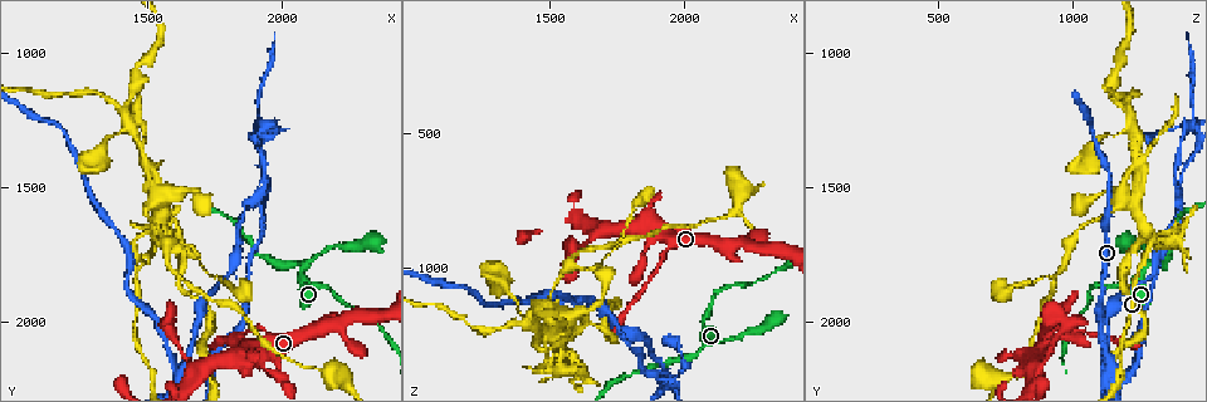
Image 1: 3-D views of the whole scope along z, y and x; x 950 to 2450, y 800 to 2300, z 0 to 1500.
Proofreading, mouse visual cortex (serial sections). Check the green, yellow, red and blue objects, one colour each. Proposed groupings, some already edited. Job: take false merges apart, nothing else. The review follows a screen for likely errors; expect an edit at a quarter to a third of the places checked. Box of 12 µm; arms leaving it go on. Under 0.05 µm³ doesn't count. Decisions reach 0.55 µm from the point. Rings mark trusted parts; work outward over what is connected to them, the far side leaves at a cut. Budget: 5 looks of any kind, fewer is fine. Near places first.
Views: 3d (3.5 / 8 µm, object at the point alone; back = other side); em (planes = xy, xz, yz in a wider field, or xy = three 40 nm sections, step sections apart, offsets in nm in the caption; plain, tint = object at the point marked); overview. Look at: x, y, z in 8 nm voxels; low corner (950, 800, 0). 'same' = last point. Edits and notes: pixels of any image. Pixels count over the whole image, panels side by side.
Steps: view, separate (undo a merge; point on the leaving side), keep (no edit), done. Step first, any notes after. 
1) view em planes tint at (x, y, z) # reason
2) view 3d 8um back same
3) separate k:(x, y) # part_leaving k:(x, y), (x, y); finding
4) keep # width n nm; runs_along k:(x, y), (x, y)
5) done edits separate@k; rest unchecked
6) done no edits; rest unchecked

view 3d 3.5um at (1610, 2160, 1140) # four arms meet

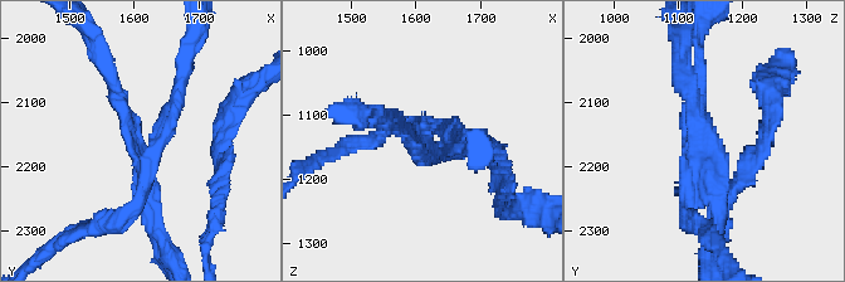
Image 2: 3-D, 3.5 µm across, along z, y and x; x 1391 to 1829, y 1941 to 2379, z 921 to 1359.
view em xy step 5 tint at (1605, 2165, 1150) # arms 4; arm_widths 200, 200, 200, 200 nm

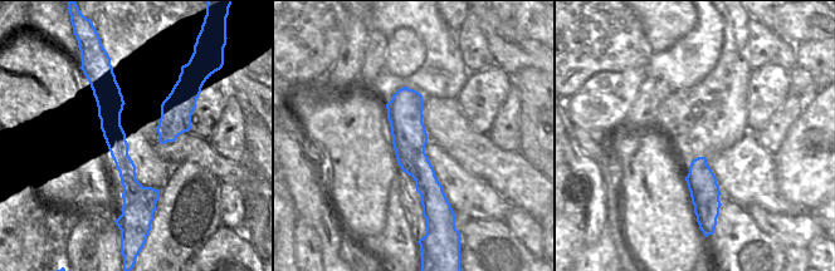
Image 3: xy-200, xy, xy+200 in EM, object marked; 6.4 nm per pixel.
separate 2:(116, 218) # part_leaving 2:(142, 163), (165, 136), (185, 54); two cells meet here

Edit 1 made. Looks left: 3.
view 3d 3.5um at (1540, 1660, 1280) # narrows sharply

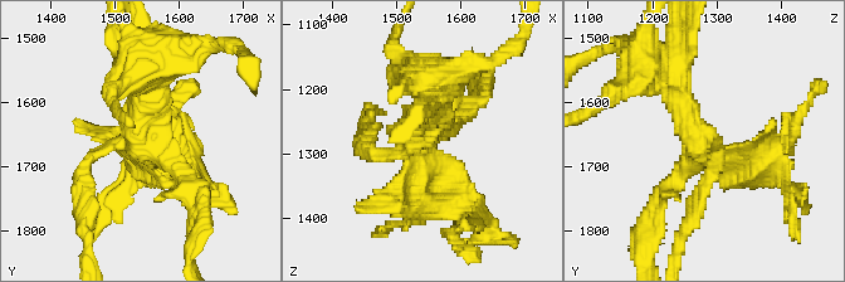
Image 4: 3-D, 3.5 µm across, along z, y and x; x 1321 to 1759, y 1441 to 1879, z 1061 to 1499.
view em xy step 2 tint at (1535, 1655, 1270)

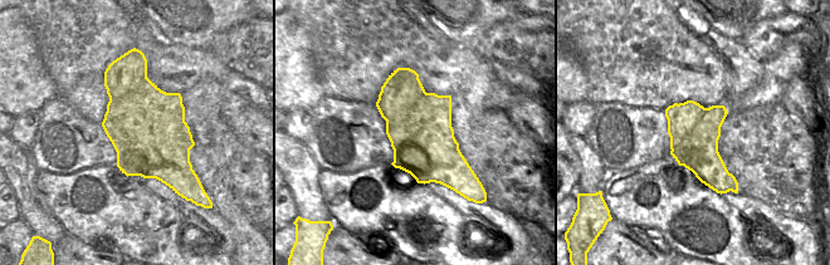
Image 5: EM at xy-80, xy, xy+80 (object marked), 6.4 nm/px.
separate 4:(394, 84) # width 420 nm; part_leaving 4:(702, 141), (670, 83), (631, 79); a second cell is stuck on

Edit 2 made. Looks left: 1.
done edits separate@2, separate@4; rest unchecked

